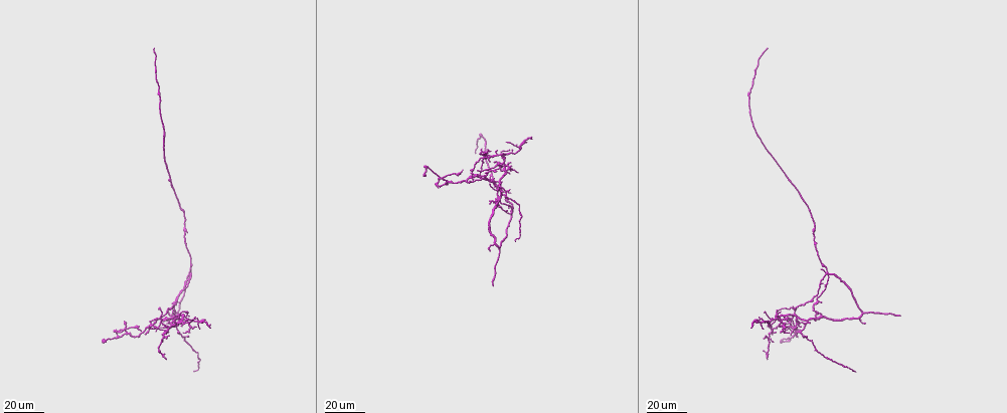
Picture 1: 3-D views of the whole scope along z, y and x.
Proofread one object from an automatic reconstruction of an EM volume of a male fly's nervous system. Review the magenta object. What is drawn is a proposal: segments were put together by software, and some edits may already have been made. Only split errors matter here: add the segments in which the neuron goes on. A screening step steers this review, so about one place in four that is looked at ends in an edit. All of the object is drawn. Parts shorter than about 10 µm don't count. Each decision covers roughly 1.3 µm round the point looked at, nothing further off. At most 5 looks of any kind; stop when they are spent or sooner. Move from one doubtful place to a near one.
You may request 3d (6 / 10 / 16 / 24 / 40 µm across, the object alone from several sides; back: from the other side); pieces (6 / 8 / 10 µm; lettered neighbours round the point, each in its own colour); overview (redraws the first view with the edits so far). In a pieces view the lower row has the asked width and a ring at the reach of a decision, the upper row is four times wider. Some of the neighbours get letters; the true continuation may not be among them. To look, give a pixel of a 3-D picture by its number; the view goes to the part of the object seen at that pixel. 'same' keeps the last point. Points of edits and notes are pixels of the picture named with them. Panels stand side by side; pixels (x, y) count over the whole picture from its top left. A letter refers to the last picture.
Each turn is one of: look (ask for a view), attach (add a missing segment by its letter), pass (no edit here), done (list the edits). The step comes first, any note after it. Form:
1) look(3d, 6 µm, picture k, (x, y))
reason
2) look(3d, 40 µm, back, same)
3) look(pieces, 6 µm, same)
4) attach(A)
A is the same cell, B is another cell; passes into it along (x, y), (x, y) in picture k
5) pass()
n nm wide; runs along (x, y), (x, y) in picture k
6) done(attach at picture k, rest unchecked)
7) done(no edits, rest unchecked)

look(3d, 40 µm, picture 1, (898, 316))
branch stops here

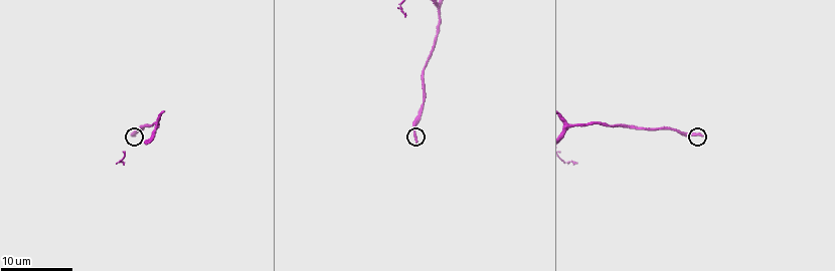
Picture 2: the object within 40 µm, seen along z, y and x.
look(pieces, 10 µm, picture 2, (701, 133))
what lies round it

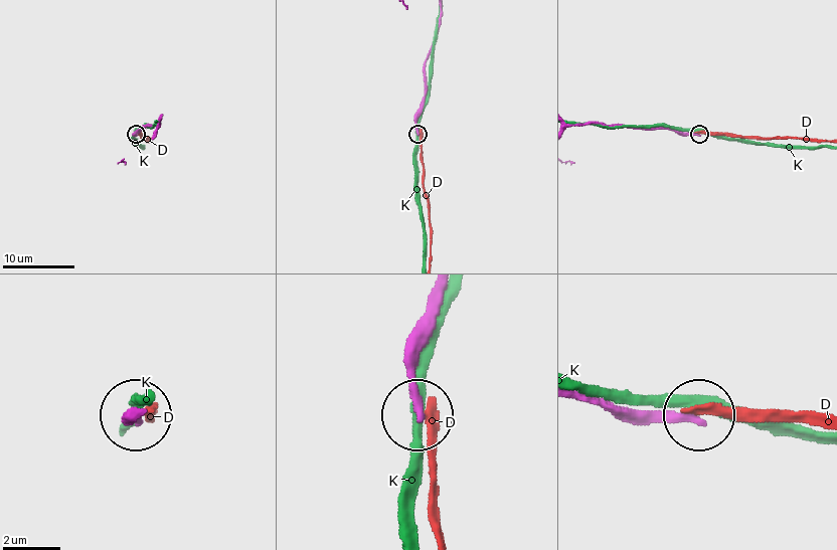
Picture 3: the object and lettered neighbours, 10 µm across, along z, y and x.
pass()
D and K are other cells; runs along (593, 123), (697, 134) in picture 3; no lettered segment goes on from it

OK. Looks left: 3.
look(3d, 24 µm, picture 1, (788, 341))
end of a long branch

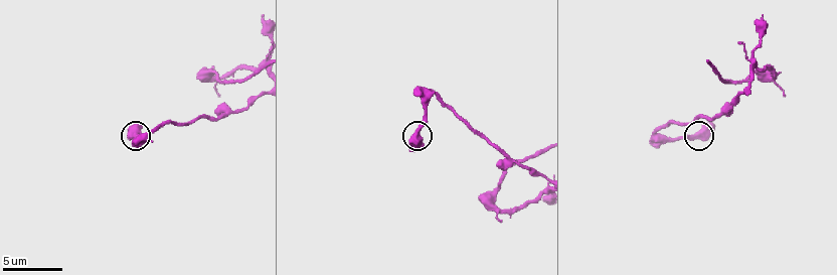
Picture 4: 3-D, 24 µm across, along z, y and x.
look(pieces, 6 µm, picture 4, (414, 149))

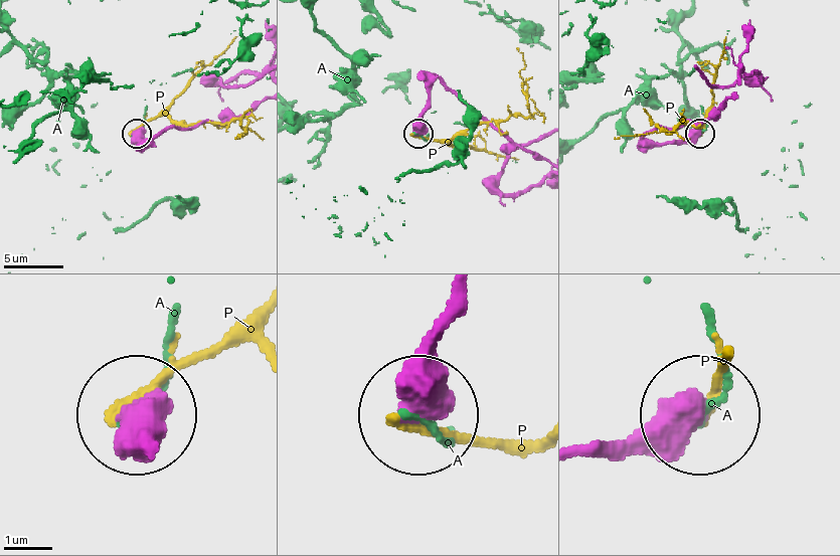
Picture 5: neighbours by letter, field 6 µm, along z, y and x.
pass()
640 nm wide; A and P are other cells; runs along (540, 158), (510, 144), (438, 79), (433, 83), (417, 134) in picture 5; no lettered segment goes on from it

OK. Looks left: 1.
done(no edits, rest unchecked)

